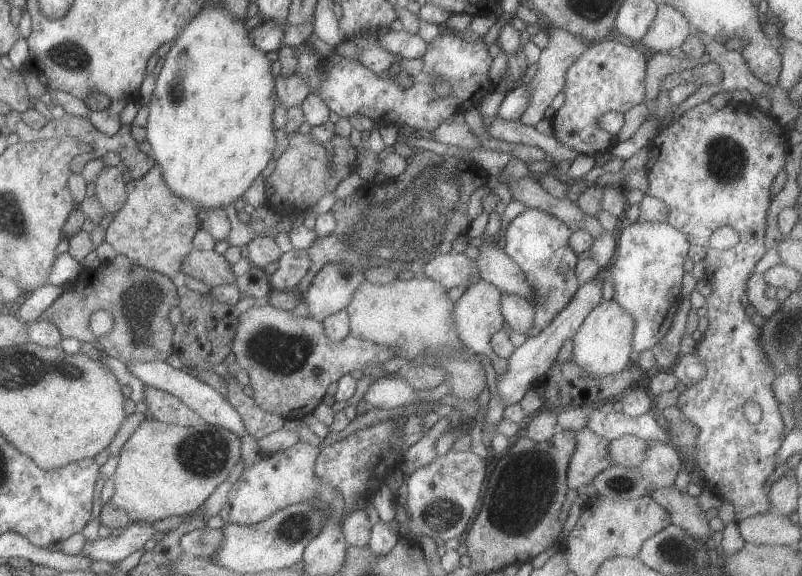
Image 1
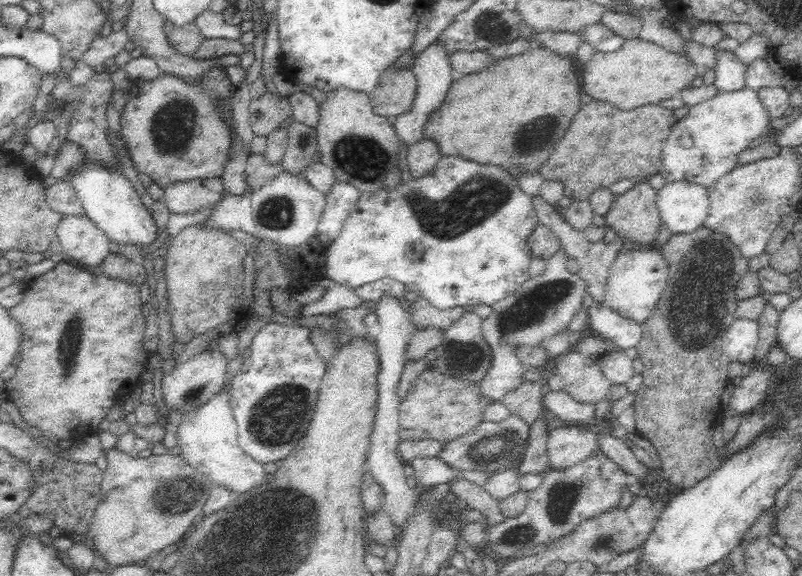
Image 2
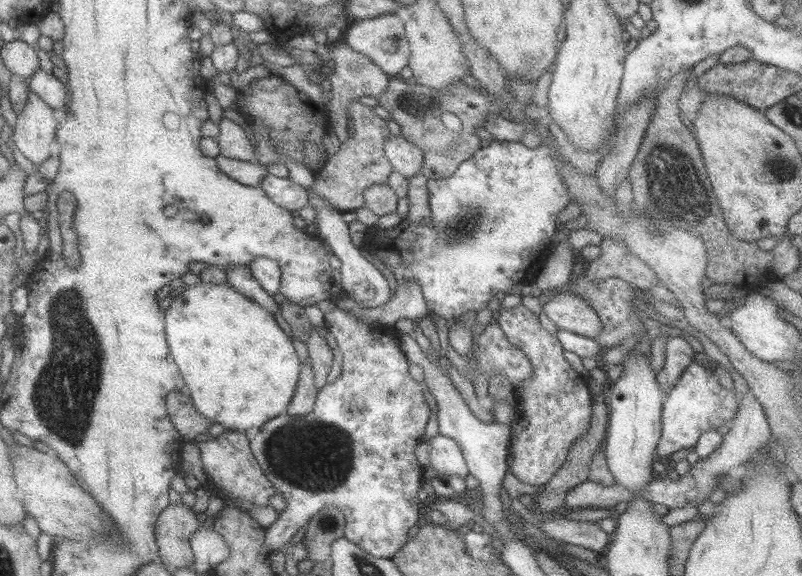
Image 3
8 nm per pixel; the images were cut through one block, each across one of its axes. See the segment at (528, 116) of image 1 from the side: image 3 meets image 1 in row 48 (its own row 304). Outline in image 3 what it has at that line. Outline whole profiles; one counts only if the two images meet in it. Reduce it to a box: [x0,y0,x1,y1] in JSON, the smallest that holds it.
[540,290,601,339]

